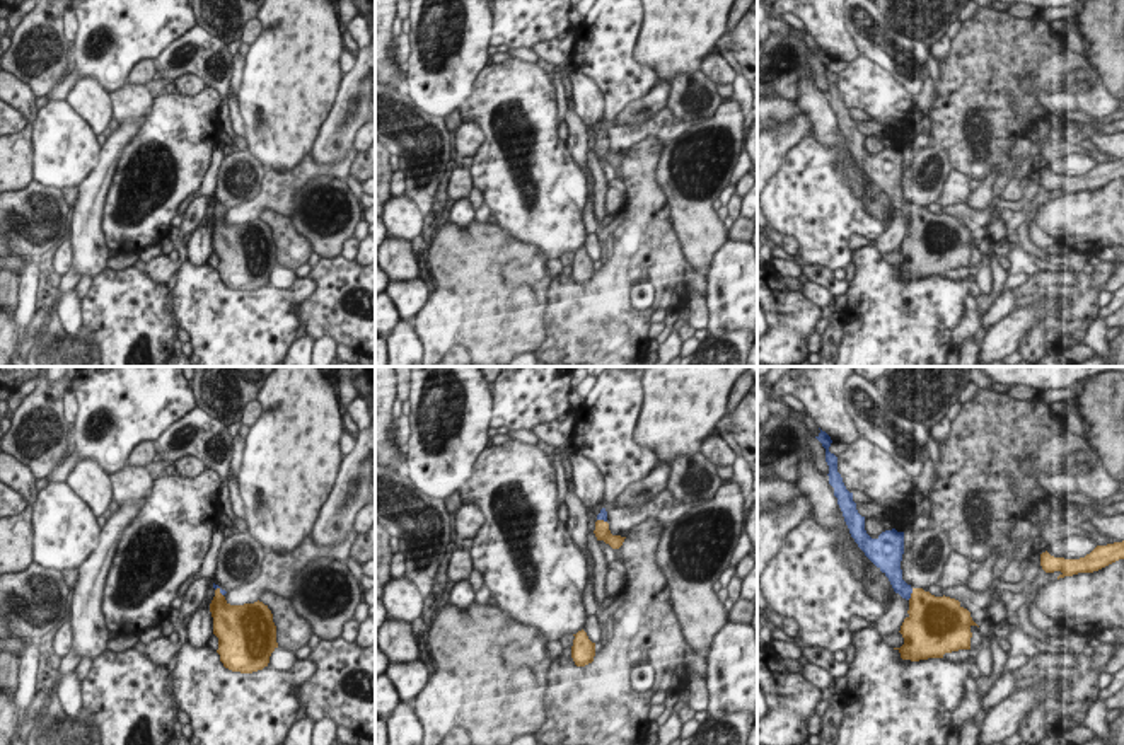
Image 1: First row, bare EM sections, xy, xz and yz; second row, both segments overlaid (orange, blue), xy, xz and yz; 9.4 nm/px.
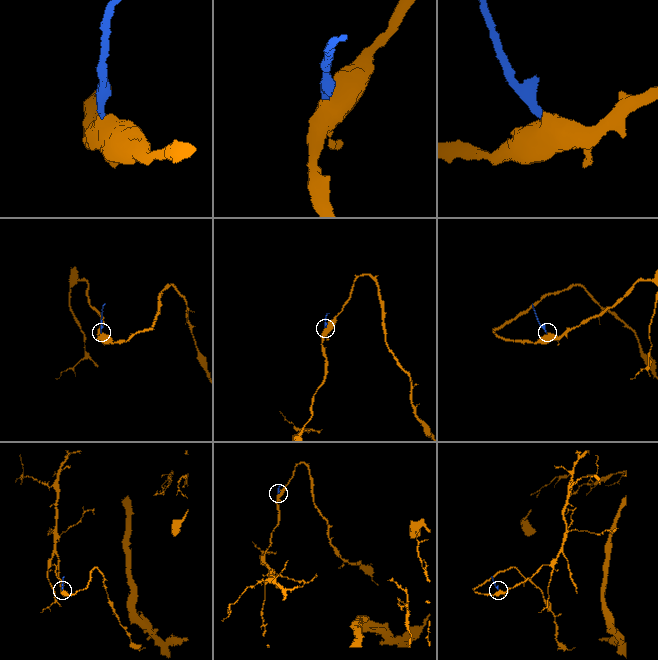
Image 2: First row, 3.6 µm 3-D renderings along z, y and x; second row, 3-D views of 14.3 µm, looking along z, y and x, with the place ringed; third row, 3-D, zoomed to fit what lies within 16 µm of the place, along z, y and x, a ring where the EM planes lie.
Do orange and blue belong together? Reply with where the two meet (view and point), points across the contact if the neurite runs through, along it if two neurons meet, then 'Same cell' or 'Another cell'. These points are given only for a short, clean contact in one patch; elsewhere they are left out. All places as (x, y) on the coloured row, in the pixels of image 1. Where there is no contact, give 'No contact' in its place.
Touches orange at yz (911, 594). Path across: yz (928, 614), (911, 594), (896, 580), (894, 573). Same cell

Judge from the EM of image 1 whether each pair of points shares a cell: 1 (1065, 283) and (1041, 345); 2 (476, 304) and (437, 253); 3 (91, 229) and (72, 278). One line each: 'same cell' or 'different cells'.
1: same cell
2: same cell
3: different cells

